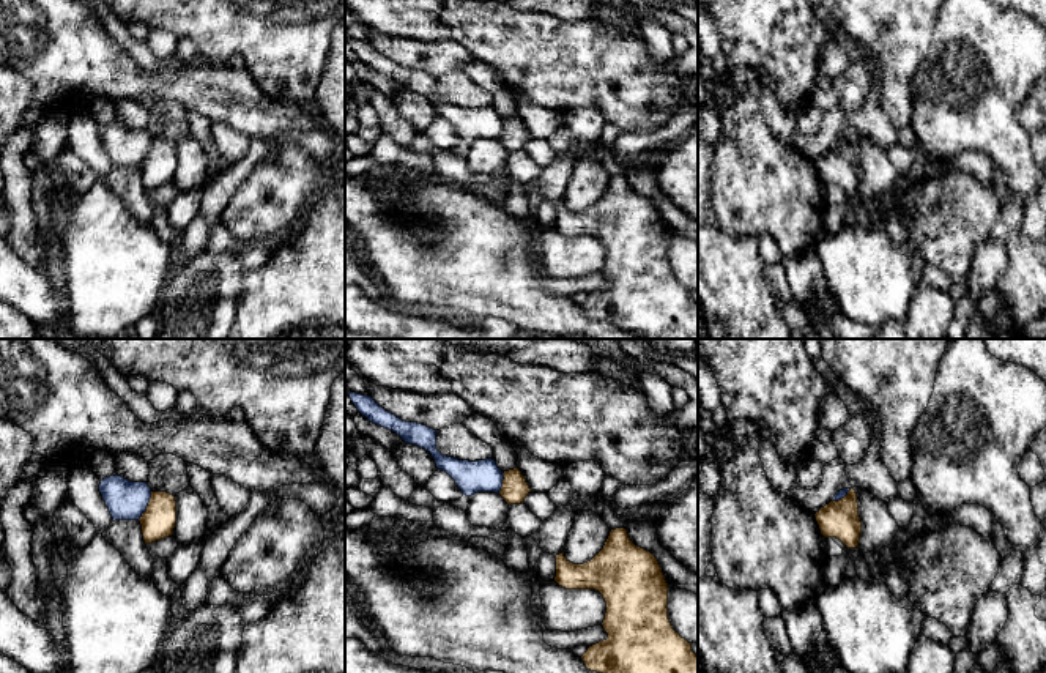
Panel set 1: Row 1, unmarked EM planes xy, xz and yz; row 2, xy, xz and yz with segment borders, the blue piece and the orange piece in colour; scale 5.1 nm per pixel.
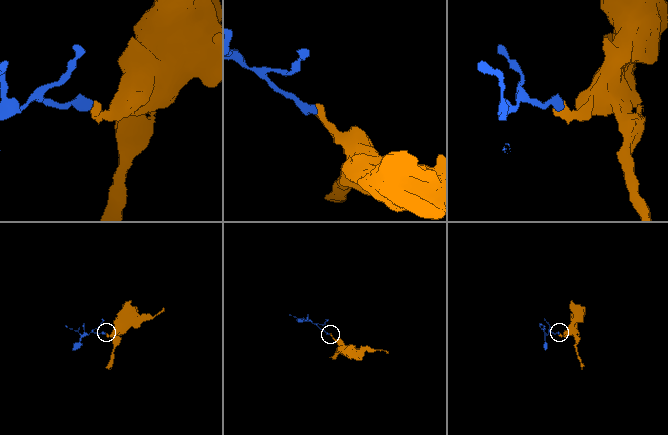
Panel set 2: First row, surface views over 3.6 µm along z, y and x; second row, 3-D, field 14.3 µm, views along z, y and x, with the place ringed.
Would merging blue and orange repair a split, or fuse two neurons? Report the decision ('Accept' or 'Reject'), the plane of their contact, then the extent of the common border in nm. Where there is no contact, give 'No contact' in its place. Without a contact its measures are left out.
Reject. Touches blue in xy. Shared border 160 nm

